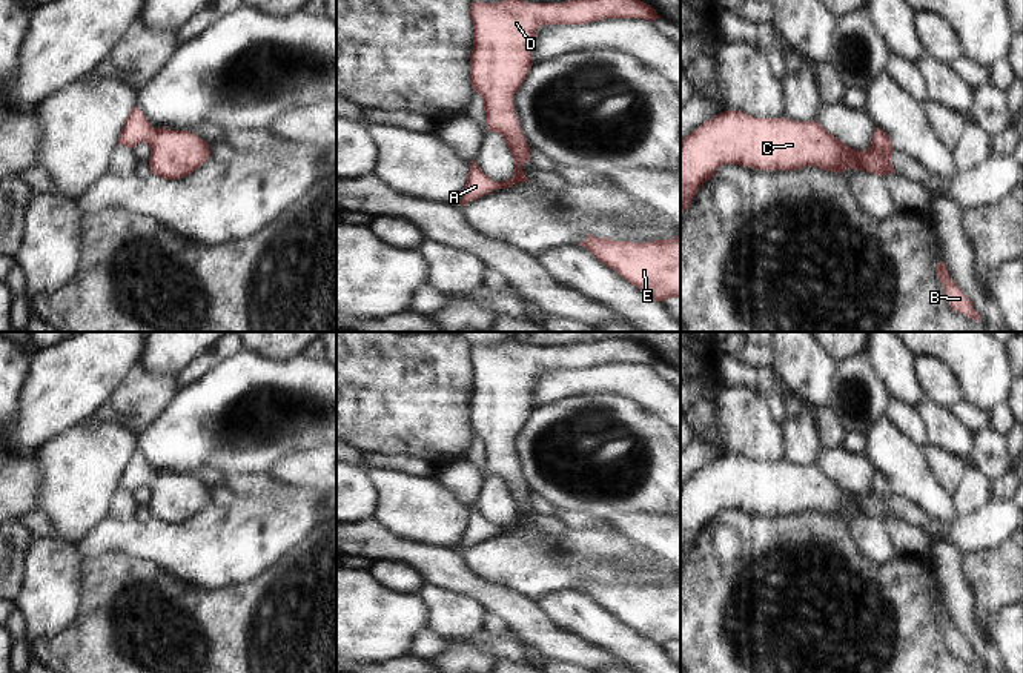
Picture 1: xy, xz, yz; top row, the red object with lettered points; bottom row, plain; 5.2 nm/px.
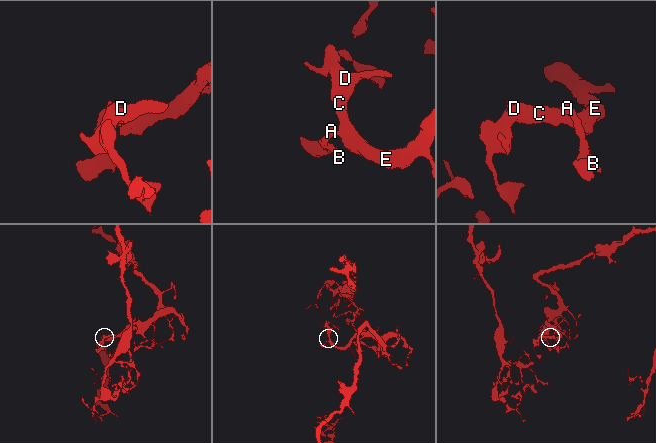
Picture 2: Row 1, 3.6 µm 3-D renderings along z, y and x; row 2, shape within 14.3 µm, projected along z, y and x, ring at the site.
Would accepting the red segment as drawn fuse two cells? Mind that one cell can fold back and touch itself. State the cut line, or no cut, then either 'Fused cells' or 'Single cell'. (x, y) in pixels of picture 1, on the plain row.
No split. Single cell.

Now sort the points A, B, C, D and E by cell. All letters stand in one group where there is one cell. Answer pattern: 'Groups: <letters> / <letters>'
Groups: A B C D E.

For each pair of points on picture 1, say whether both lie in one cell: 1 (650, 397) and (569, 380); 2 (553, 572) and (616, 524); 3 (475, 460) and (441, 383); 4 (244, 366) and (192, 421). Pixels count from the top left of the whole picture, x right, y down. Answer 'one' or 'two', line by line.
1: one
2: two
3: two
4: one

